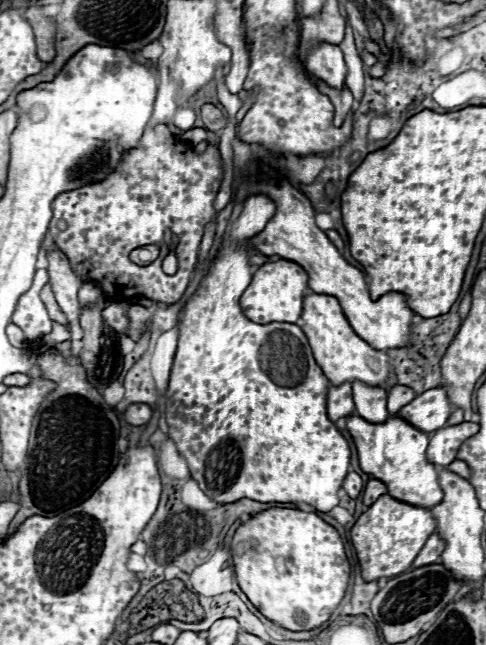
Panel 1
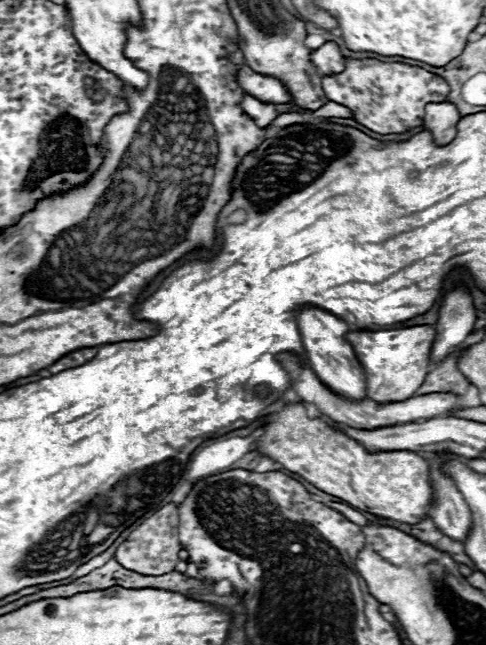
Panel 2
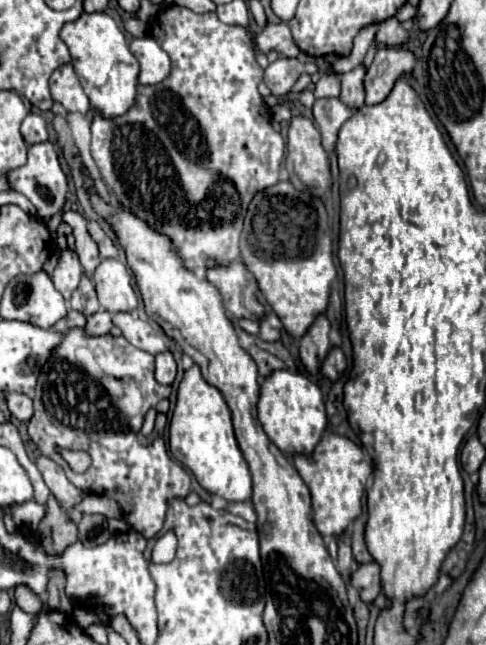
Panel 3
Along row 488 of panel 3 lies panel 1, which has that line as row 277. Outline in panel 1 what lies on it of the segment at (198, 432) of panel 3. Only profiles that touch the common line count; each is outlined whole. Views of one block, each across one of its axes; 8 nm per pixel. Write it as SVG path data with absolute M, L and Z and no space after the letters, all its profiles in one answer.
M262 194L250 196L244 202L242 214L224 244L224 256L214 260L196 294L180 312L178 348L166 390L168 436L186 458L192 478L198 480L206 496L218 504L250 498L258 502L306 502L318 512L330 512L338 506L338 490L342 488L350 464L350 446L326 414L330 382L314 362L300 326L278 322L256 324L248 320L240 308L240 296L252 280L246 240L264 230L274 208L274 202Z

